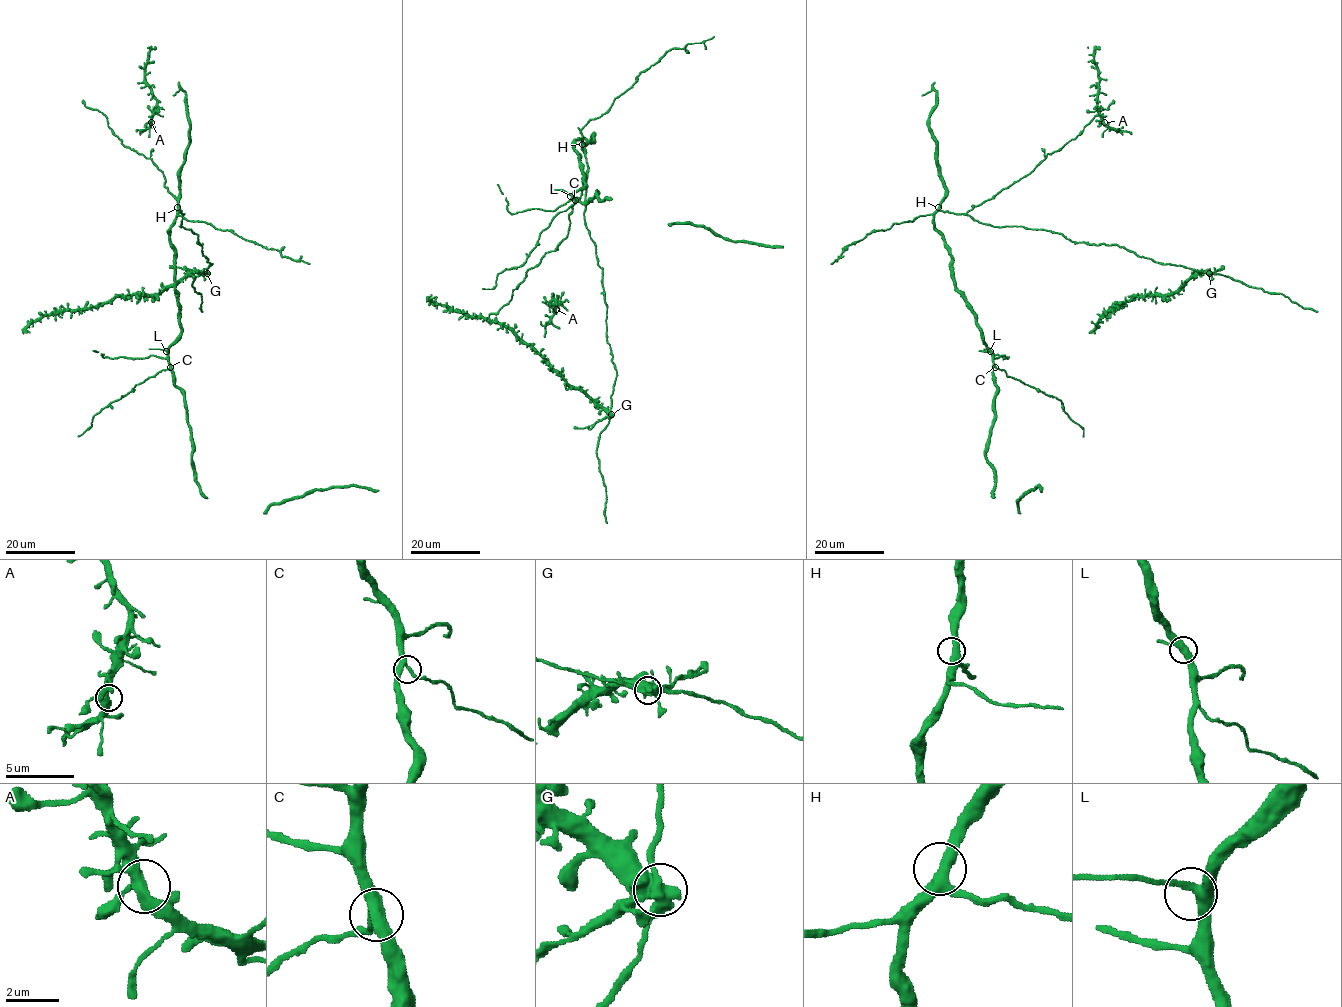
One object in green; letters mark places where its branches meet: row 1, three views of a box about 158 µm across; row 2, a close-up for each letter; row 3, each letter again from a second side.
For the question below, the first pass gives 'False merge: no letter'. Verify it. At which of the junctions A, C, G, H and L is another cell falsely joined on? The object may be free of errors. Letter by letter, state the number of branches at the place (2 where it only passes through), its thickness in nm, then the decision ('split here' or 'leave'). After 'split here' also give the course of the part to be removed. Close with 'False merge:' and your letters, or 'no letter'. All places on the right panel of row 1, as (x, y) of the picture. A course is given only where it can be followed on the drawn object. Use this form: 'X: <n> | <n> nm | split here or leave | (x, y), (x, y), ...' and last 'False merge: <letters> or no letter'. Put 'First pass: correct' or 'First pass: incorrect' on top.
First pass: incorrect
A: 3 | 440 nm | leave
C: 3 | 320 nm | leave
G: 3 | 500 nm | split here | (1209, 273), (1197, 272), (1171, 293), (1134, 296), (1105, 315), (1089, 332)
H: 3 | 400 nm | leave
L: 3 | 400 nm | leave
False merge: G

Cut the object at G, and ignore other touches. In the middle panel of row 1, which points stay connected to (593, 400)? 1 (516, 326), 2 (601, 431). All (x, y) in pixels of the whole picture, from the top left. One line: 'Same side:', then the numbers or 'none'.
Same side: 1

